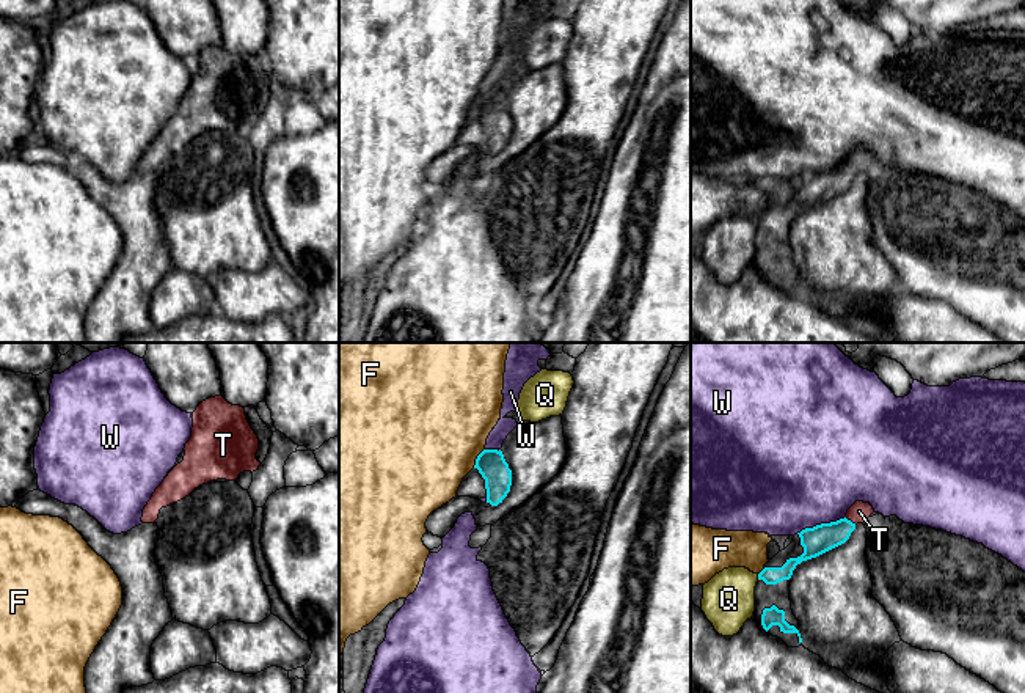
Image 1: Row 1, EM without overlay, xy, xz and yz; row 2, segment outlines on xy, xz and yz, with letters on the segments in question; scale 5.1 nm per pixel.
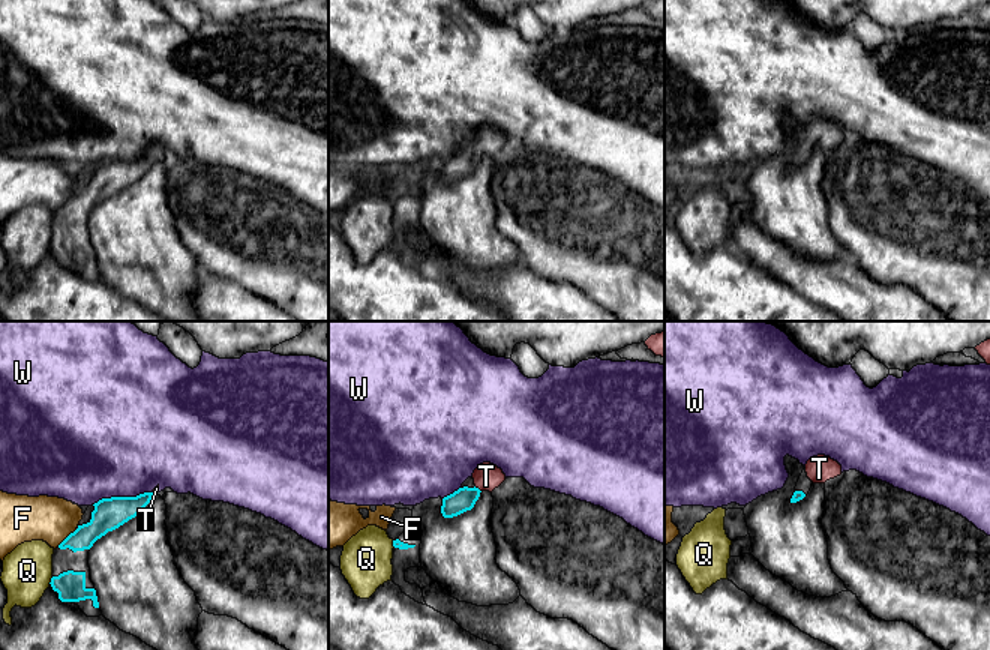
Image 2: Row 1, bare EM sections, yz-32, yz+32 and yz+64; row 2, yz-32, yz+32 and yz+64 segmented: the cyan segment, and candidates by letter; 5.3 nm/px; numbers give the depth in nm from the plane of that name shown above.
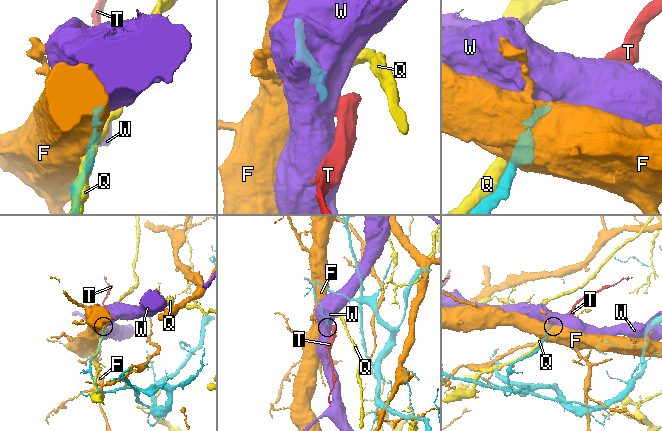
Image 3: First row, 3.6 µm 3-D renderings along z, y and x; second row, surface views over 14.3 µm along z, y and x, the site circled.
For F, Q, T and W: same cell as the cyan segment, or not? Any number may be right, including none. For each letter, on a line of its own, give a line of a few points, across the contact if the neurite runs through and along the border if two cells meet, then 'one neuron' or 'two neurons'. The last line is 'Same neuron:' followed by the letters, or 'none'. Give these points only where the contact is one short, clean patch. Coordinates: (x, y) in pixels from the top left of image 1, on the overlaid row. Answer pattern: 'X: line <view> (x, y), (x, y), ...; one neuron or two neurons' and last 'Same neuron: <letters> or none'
F: two neurons
Q: two neurons
T: line yz (826, 536), (837, 533), (849, 520), (859, 511); one neuron
W: line yz (845, 516), (806, 527), (796, 533); two neurons
Same neuron: T

